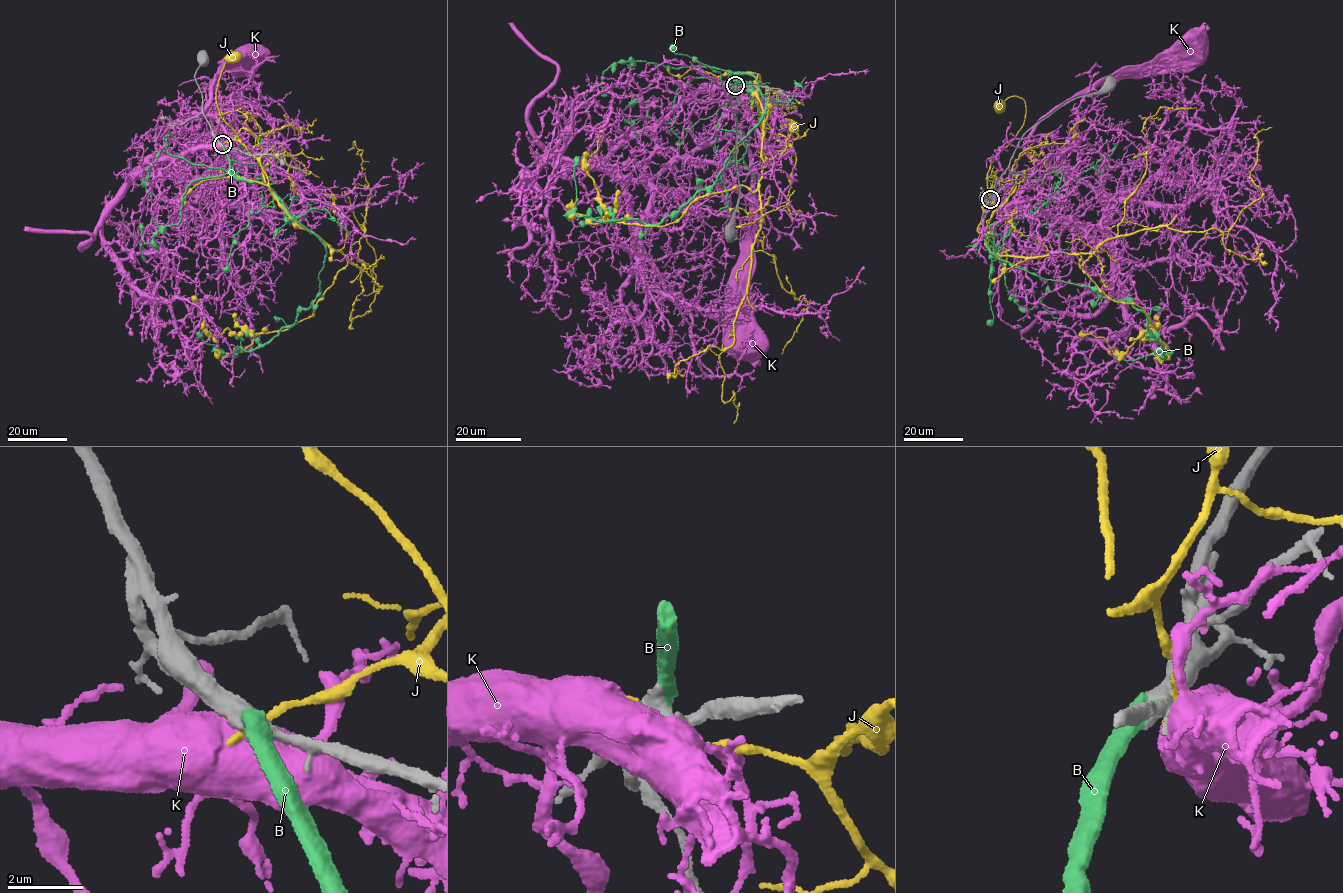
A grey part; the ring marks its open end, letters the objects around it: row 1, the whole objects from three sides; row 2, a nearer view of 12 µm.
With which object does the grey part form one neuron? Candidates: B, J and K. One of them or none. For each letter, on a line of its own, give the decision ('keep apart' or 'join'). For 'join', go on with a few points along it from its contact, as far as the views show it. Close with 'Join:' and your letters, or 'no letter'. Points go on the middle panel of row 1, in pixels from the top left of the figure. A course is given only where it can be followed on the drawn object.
B: join; course (735, 85), (731, 71), (757, 81), (766, 102), (760, 123), (716, 181), (656, 224), (578, 216), (579, 157)
J: keep apart
K: keep apart
Join: B

